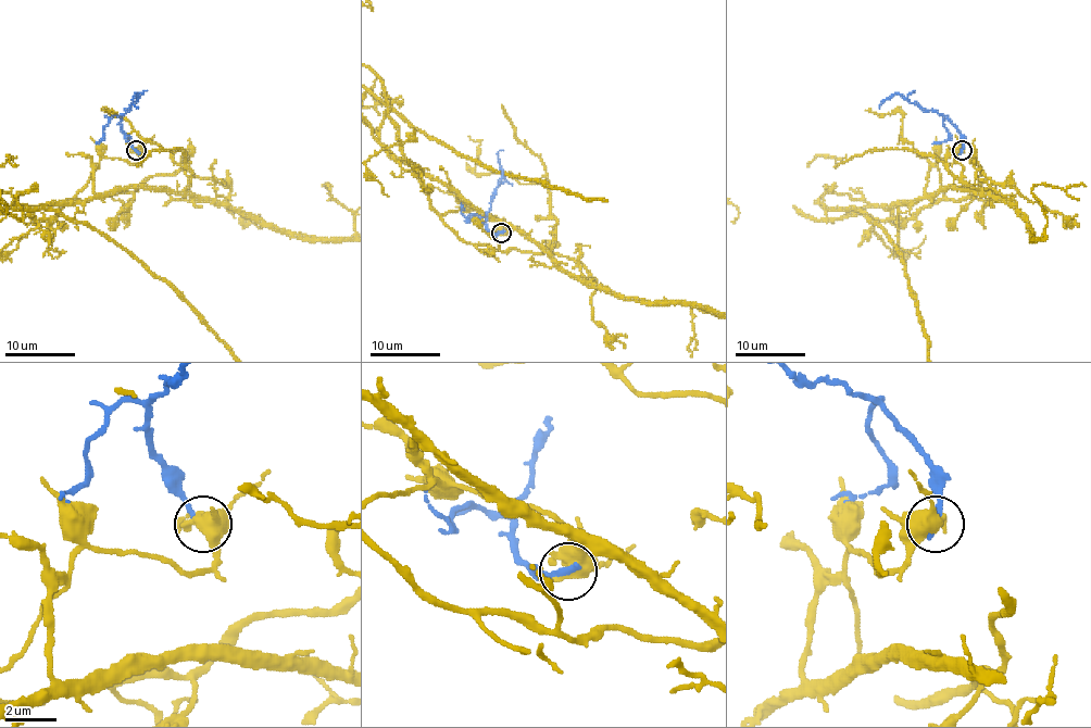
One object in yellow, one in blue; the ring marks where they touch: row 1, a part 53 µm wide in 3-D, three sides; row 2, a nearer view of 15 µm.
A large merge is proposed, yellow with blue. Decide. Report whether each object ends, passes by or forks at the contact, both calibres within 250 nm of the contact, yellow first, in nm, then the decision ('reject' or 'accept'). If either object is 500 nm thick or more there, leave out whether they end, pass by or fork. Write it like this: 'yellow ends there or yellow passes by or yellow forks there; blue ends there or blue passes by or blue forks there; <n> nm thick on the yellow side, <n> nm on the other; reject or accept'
500 nm thick on the yellow side, 300 nm on the other; reject

